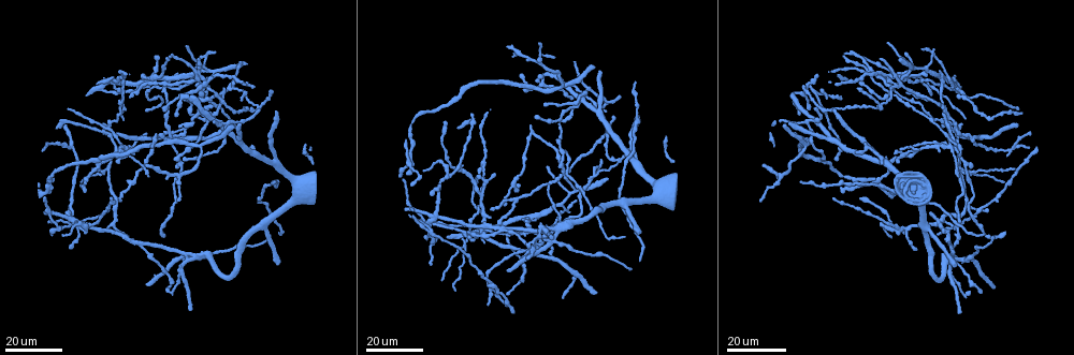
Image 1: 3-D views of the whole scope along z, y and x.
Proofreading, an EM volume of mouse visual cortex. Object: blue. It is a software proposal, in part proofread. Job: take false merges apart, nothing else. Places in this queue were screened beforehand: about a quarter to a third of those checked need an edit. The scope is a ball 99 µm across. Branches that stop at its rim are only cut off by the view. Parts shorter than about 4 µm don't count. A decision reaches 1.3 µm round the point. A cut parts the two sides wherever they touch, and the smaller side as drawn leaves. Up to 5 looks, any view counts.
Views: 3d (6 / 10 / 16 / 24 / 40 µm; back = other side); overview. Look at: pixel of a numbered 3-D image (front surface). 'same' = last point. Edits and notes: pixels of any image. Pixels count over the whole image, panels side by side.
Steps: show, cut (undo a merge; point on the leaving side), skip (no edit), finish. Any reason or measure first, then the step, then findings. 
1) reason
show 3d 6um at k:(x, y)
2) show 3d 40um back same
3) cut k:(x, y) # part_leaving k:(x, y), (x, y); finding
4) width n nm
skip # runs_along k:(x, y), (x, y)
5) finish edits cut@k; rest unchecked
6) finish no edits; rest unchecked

four or more arms meet
show 3d 24um at 1:(110, 166)

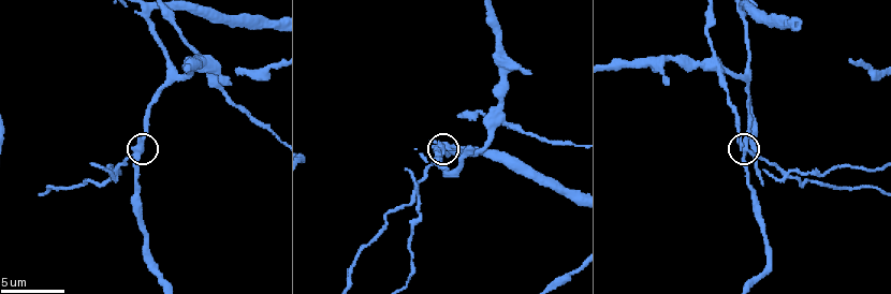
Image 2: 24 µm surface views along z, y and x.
show 3d 6um at 2:(140, 150)

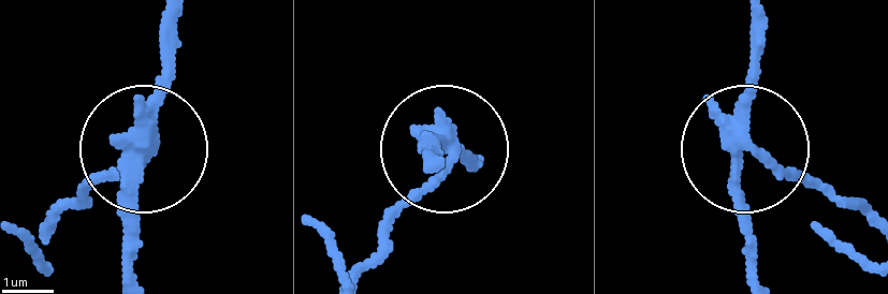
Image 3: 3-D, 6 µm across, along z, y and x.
width 290 nm
cut 3:(418, 196) # part_leaving 3:(739, 136), (867, 222); a second neuron is stuck on

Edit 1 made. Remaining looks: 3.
see it whole again
show overview

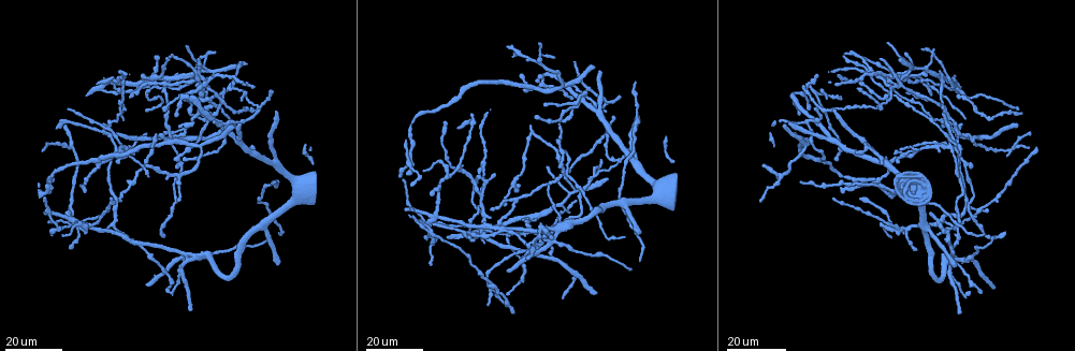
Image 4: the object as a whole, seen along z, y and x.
three arms meet
show 3d 24um at 4:(432, 245)

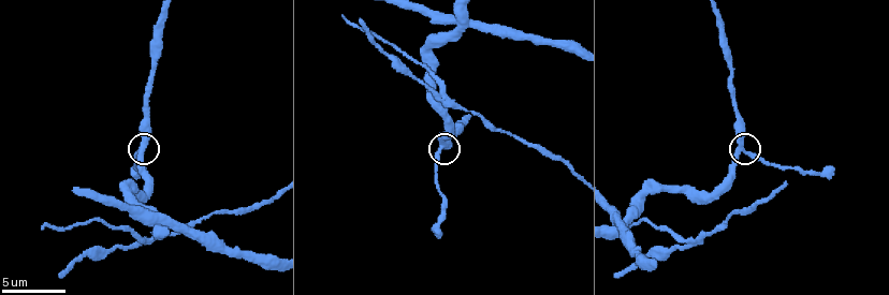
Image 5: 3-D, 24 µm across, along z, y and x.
show 3d 6um at 5:(442, 147)

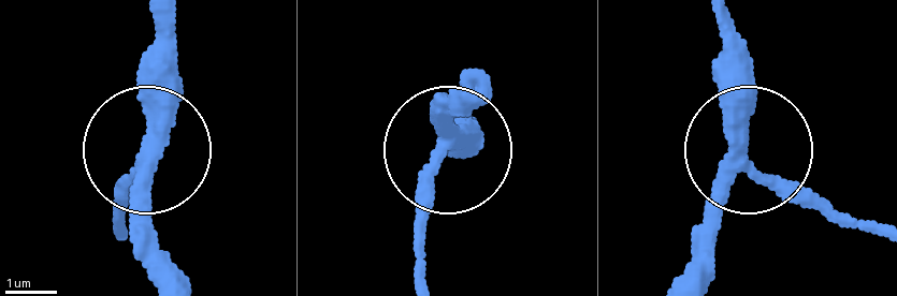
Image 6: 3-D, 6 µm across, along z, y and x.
arms 3
skip # runs_along 6:(150, 275), (142, 156), (120, 176), (120, 232); continuous, no second neuron

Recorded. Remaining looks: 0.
finish edits cut@3; rest unchecked

